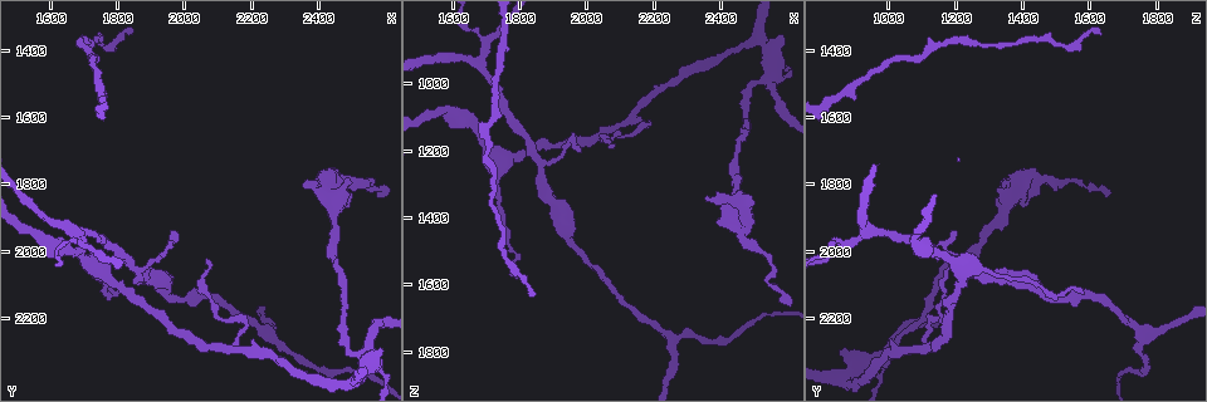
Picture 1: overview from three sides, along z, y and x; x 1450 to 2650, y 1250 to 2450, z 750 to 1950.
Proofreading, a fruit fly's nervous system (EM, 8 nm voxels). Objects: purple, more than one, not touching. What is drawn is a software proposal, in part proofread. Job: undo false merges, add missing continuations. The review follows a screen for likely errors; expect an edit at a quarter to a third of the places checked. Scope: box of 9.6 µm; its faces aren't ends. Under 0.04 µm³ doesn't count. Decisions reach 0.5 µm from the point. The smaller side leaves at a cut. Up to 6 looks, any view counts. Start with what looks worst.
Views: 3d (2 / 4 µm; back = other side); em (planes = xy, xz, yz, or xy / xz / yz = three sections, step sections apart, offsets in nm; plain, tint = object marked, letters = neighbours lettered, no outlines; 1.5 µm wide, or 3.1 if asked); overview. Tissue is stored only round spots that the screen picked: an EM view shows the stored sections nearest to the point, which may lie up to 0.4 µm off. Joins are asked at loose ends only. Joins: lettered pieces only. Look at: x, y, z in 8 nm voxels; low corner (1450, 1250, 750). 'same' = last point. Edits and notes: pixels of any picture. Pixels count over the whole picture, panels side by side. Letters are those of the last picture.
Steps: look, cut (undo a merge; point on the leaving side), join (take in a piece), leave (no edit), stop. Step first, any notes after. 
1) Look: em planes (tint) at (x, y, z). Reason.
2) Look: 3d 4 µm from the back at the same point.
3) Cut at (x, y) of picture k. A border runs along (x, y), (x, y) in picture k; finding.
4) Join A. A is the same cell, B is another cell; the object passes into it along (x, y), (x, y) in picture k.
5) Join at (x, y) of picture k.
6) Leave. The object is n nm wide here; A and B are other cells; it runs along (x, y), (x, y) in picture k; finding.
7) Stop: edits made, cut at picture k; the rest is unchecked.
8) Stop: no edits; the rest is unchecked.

Look: em planes (plain) at (2530, 2310, 1000). Calibre changes.

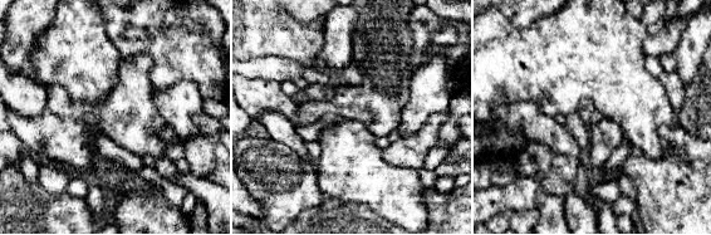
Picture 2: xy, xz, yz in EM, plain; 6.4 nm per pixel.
Look: em planes (letters) at the same point.

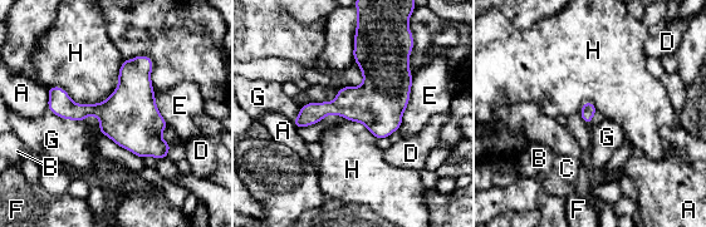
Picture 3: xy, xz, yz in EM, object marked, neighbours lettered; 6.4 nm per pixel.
Leave. A, B, C, D, E, F, G and H are other cells; a border runs along (123, 60), (103, 100), (47, 88) in picture 3; continuous, no second neuron.

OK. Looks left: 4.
Look: 3d 4 µm at (2350, 1800, 1350). Branch stops here.

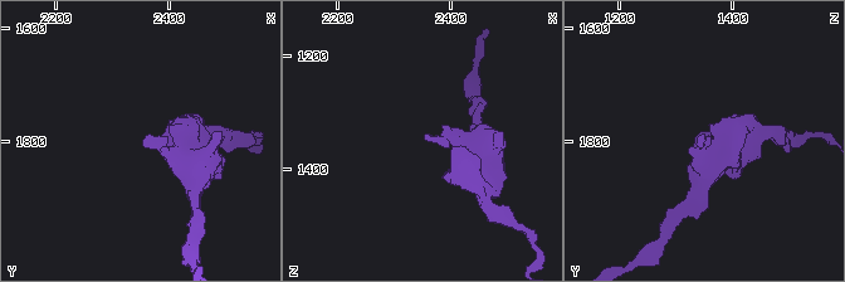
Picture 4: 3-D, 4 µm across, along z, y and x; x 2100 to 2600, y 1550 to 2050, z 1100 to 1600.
Look: em planes (letters) at (2355, 1810, 1350). Need the tissue.

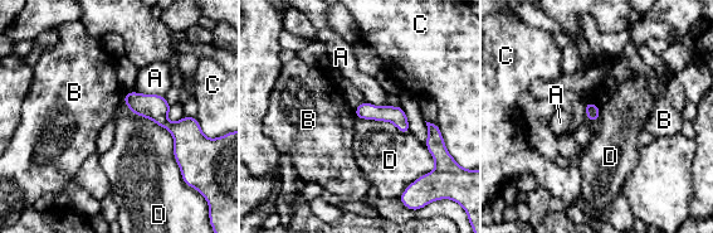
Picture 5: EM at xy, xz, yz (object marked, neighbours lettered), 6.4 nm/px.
Leave. A, B, C and D are other cells; it runs along (130, 95), (181, 137), (182, 159) in picture 5; no lettered piece goes on from it.

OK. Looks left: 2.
Look: 3d 4 µm at (2460, 2030, 1210). A narrow waist.

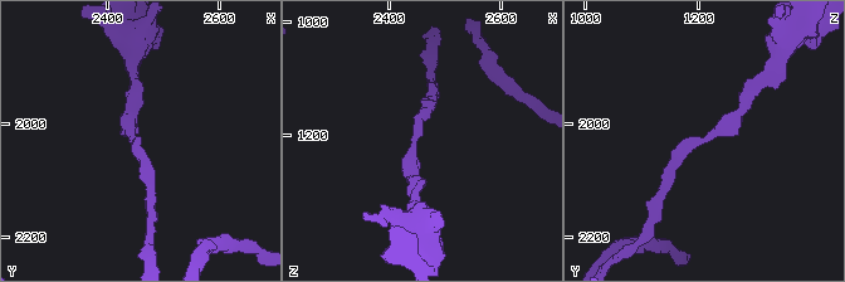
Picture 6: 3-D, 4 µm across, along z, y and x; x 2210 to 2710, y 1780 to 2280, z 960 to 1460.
Look: em planes (letters) at (2445, 2030, 1215). The arms are 170, 200 nm wide.

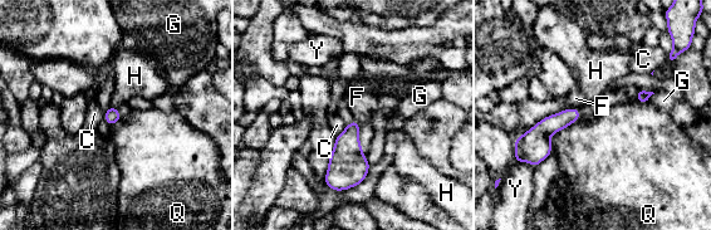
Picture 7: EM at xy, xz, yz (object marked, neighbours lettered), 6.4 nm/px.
Leave. The object is 70 nm wide here; the longest contact is with Q, 320 nm; C, F, G, H, Q and Y are other cells; continuous, no second neuron.

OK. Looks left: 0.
Stop: no edits; the rest is unchecked.

